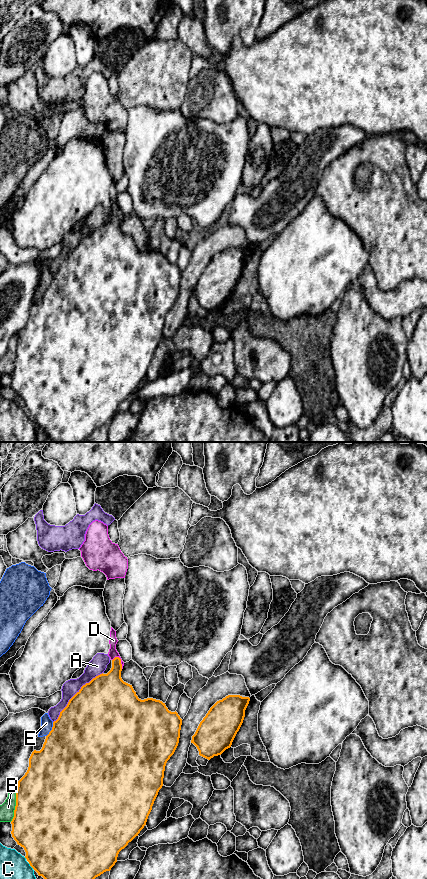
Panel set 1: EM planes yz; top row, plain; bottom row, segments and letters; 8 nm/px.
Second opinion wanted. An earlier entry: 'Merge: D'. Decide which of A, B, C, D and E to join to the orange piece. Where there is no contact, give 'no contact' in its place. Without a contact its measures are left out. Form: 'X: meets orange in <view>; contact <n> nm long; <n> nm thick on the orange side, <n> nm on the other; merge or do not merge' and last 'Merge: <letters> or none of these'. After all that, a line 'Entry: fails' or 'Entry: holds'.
A: meets orange in yz; contact 550 nm long; 500 nm thick on the orange side, 120 nm on the other; do not merge
B: meets orange in yz; contact 260 nm long; 500 nm thick on the orange side, 110 nm on the other; do not merge
C: meets orange in yz; contact 60 nm long; 500 nm thick on the orange side, 300 nm on the other; do not merge
D: meets orange in yz; contact 120 nm long; 280 nm thick on the orange side, 70 nm on the other; merge
E: meets orange in yz; contact 130 nm long; 500 nm thick on the orange side, 100 nm on the other; do not merge
Merge: D
Entry: holds

